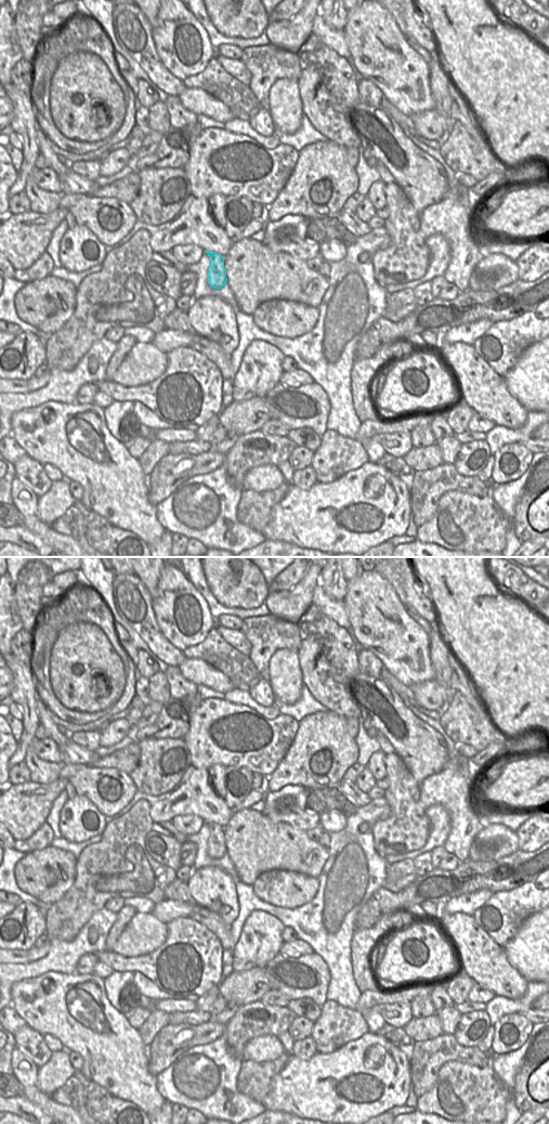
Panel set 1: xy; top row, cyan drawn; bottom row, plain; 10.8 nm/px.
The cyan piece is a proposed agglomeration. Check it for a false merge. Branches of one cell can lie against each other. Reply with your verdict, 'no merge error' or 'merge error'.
no merge error

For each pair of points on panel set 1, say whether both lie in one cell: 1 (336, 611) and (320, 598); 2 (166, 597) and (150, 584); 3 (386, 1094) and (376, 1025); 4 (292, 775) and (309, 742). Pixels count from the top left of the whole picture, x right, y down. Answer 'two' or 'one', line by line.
1: one
2: two
3: two
4: one

